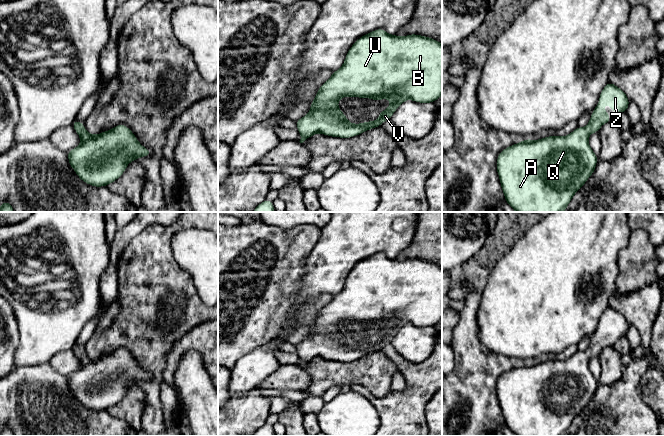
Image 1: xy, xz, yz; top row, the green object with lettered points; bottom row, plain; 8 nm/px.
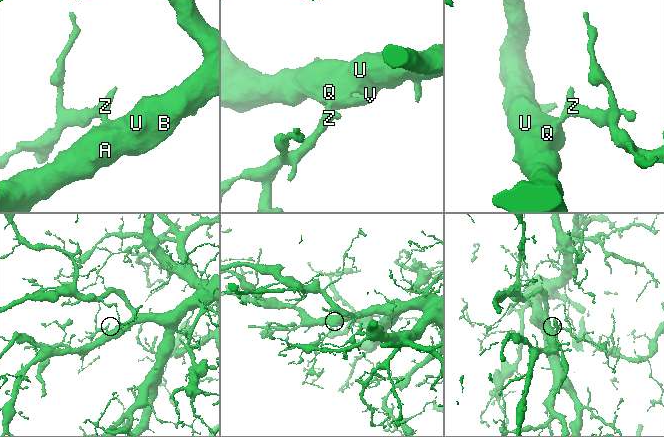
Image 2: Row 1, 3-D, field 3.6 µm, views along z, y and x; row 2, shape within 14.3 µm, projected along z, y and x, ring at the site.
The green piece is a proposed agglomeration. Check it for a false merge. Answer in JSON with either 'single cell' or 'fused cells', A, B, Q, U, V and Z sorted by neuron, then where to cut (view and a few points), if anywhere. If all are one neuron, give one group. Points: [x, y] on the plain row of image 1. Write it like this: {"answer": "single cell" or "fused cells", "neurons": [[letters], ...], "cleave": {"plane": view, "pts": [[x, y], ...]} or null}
{"answer": "single cell", "neurons": [["A", "B", "Q", "U", "V", "Z"]], "cleave": null}

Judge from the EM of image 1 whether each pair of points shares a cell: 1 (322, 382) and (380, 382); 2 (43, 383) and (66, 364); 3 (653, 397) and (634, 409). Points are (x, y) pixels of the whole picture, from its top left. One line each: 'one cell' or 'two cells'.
1: one cell
2: two cells
3: two cells

